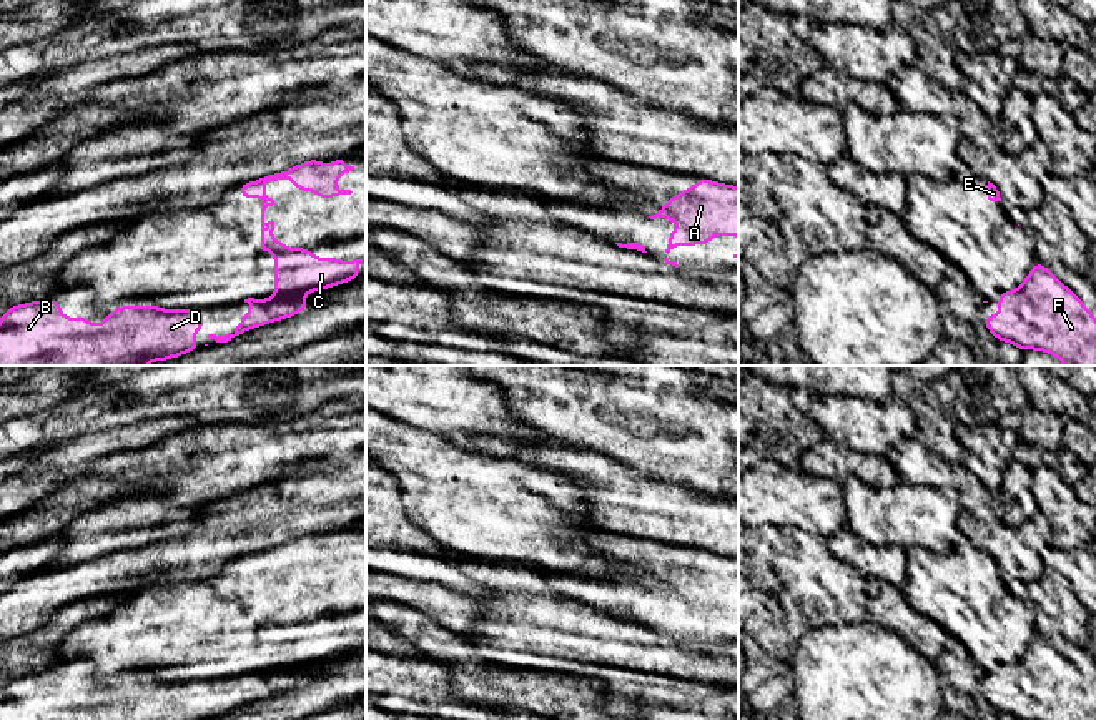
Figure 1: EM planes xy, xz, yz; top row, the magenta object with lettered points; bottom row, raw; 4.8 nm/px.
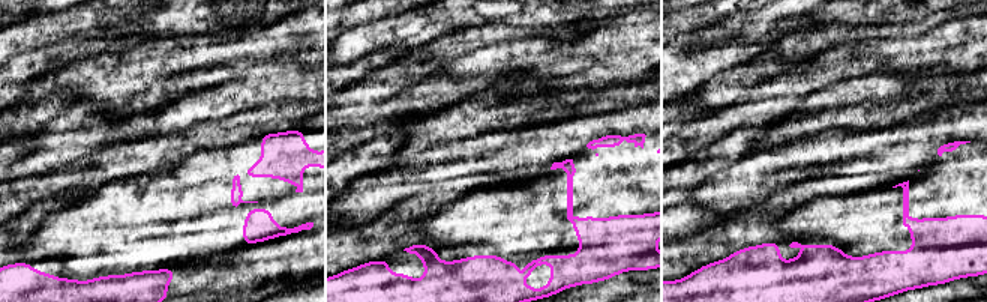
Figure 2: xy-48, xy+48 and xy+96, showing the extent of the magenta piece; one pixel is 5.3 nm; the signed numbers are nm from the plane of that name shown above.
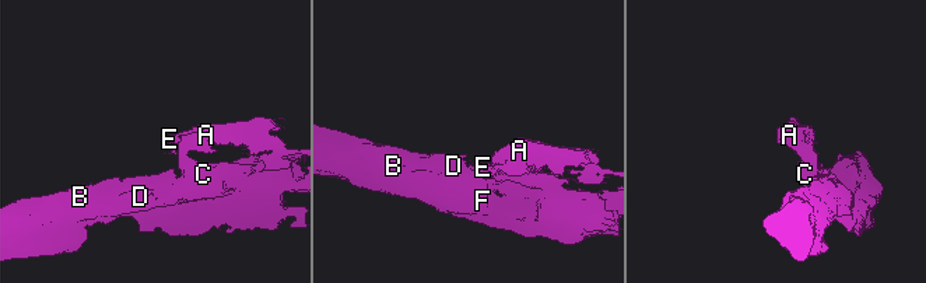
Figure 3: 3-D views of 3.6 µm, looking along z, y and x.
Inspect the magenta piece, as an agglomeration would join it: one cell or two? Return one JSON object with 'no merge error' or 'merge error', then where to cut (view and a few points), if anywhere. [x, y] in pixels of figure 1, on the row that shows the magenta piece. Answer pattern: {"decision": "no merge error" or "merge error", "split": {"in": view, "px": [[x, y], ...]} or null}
{"decision": "no merge error", "split": null}

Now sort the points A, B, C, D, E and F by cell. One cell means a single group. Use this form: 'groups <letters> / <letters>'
groups A B C D E F

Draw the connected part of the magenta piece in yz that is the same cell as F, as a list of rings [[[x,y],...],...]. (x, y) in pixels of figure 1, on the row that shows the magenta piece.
[[[1034,261],[1023,284],[1003,291],[995,301],[1001,306],[1001,313],[986,314],[983,326],[1000,343],[1013,343],[1019,351],[1044,351],[1061,359],[1064,366],[1096,366],[1096,316],[1048,266]]]

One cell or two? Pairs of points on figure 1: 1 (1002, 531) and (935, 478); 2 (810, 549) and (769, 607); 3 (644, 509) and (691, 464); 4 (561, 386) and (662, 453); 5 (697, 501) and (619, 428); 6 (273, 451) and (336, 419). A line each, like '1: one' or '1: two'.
1: one
2: one
3: two
4: one
5: two
6: one

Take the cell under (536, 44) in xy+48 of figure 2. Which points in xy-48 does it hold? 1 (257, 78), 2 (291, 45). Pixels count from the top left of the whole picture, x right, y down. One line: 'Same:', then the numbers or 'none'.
Same: 2

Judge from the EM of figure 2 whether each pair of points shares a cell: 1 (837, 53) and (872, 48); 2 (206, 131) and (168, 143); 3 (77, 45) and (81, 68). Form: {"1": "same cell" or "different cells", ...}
{"1": "same cell", "2": "same cell", "3": "different cells"}

